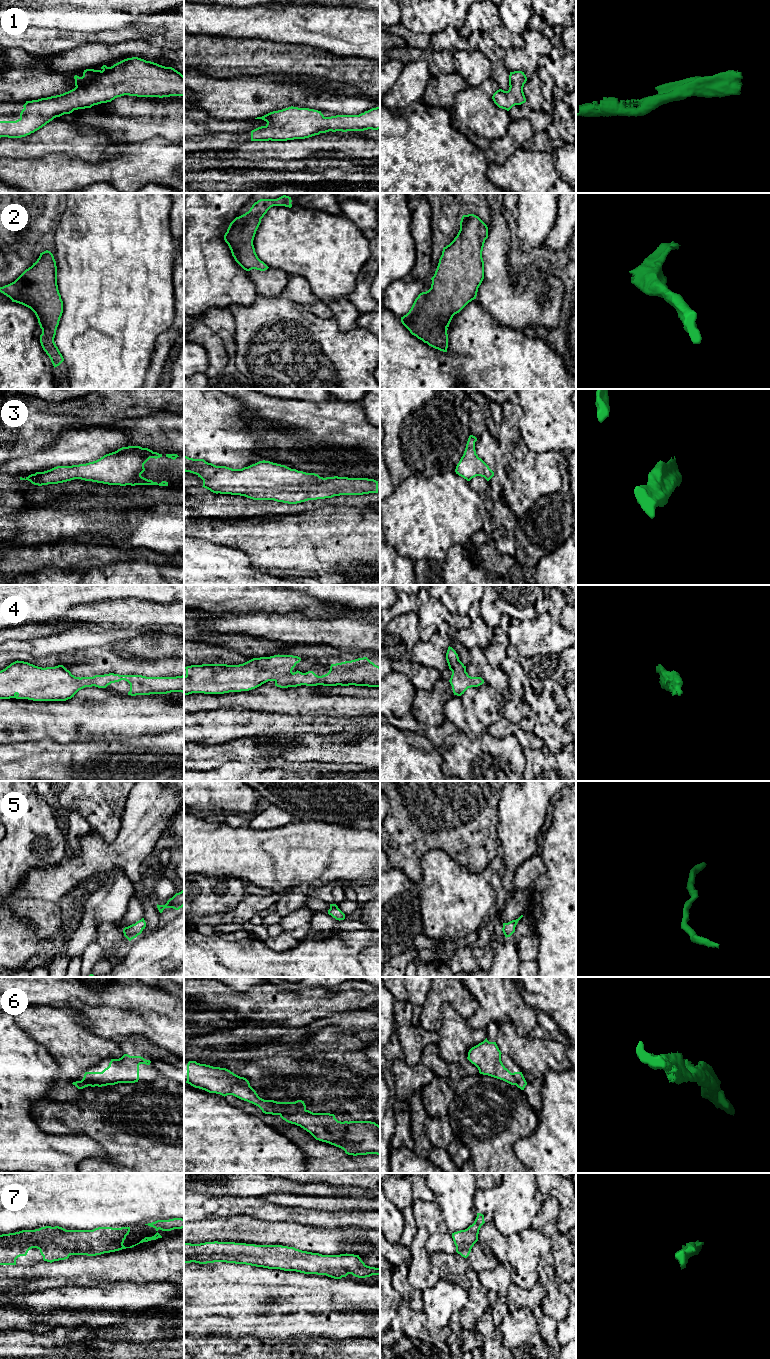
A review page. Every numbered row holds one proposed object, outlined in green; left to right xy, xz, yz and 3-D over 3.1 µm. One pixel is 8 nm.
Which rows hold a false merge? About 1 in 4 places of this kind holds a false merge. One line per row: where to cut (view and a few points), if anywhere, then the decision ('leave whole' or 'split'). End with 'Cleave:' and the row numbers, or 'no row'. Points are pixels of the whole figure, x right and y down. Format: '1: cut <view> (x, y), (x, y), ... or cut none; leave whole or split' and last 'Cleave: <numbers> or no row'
1: cut none; leave whole
2: cut none; leave whole
3: cut none; leave whole
4: cut none; leave whole
5: cut none; leave whole
6: cut none; leave whole
7: cut none; leave whole
Cleave: no row

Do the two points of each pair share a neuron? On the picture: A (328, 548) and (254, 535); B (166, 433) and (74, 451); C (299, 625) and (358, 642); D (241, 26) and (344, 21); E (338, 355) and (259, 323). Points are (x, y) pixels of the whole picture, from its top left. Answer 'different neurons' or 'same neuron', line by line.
A: same neuron
B: same neuron
C: same neuron
D: same neuron
E: same neuron

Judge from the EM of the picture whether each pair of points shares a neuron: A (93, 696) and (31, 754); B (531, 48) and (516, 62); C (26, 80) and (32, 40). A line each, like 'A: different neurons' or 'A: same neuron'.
A: different neurons
B: same neuron
C: different neurons

